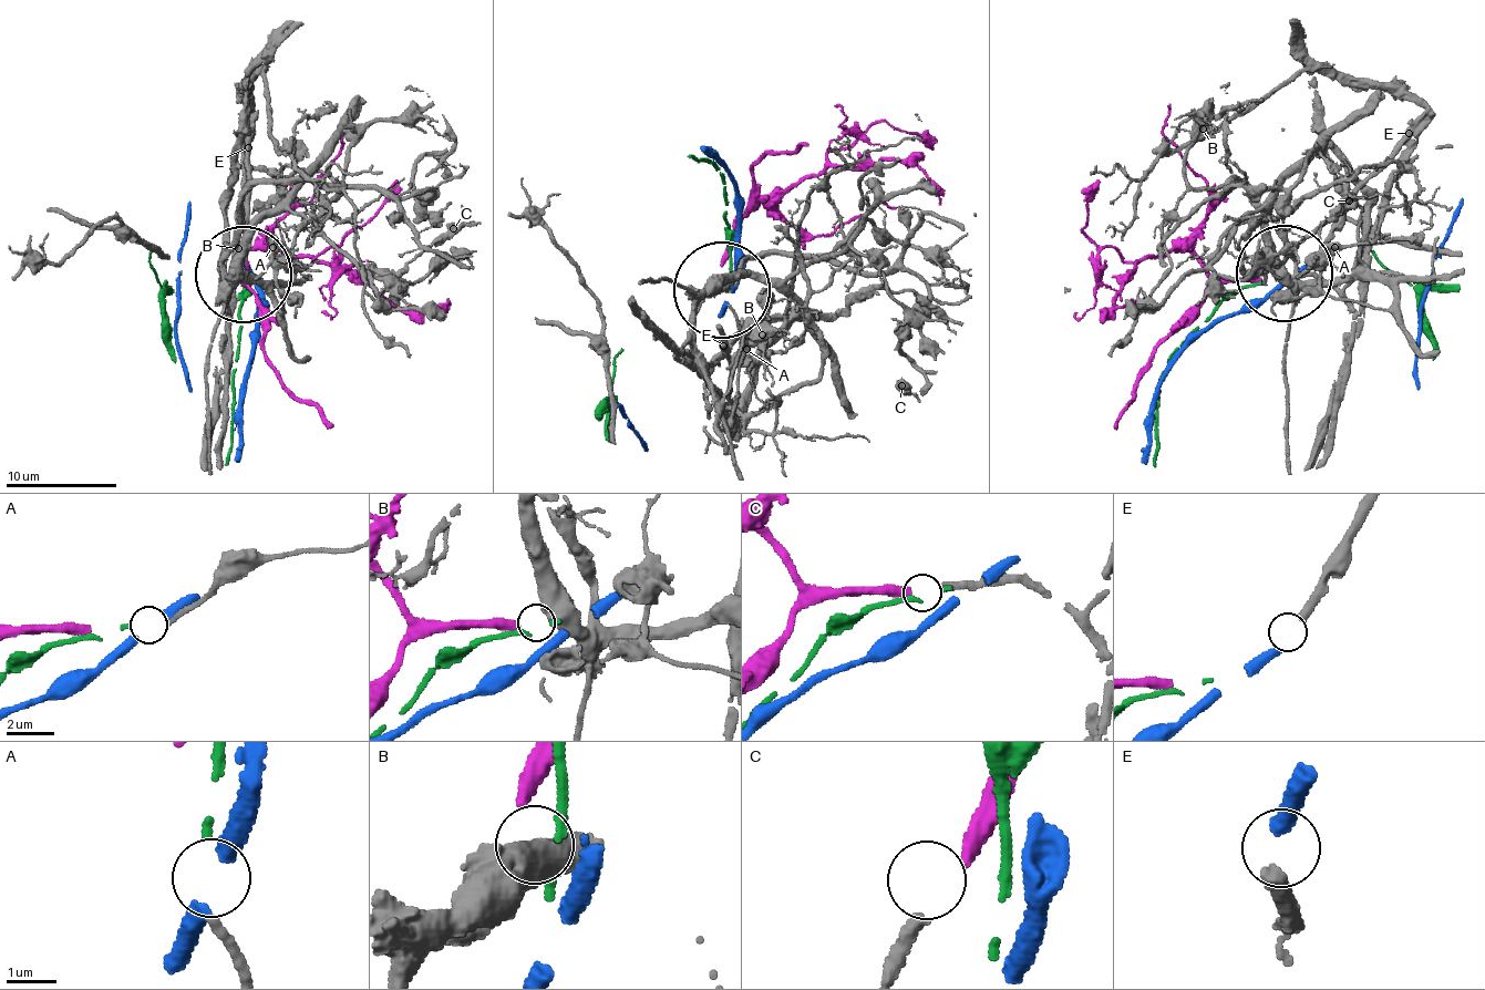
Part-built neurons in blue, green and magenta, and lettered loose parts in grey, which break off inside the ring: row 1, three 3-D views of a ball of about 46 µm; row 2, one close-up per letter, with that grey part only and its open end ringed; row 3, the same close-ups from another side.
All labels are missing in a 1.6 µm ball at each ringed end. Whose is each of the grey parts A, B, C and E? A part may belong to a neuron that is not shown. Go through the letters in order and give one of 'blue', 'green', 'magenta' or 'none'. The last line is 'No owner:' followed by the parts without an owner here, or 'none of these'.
A: green
B: none
C: magenta
E: blue
No owner: B

